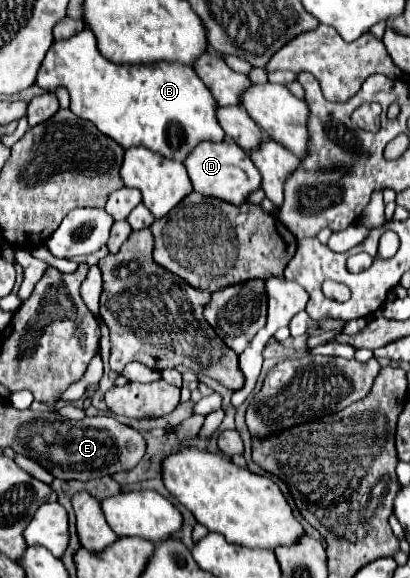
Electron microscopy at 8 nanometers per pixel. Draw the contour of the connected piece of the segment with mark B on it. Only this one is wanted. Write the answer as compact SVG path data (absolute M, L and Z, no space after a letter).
M86 28L50 46L34 84L52 94L56 86L64 86L70 94L70 110L78 118L90 120L122 148L142 144L152 152L182 162L198 142L224 140L216 120L216 100L192 68L186 68L186 64L156 64L154 68L142 68L142 64L116 66L98 52L96 38Z

